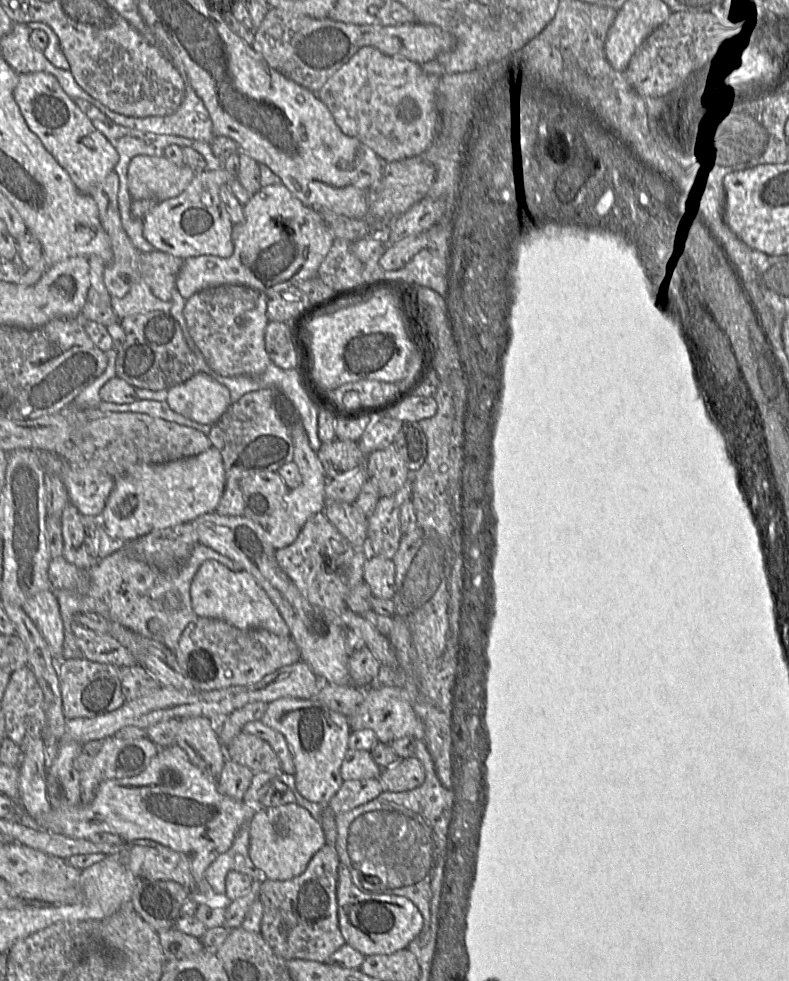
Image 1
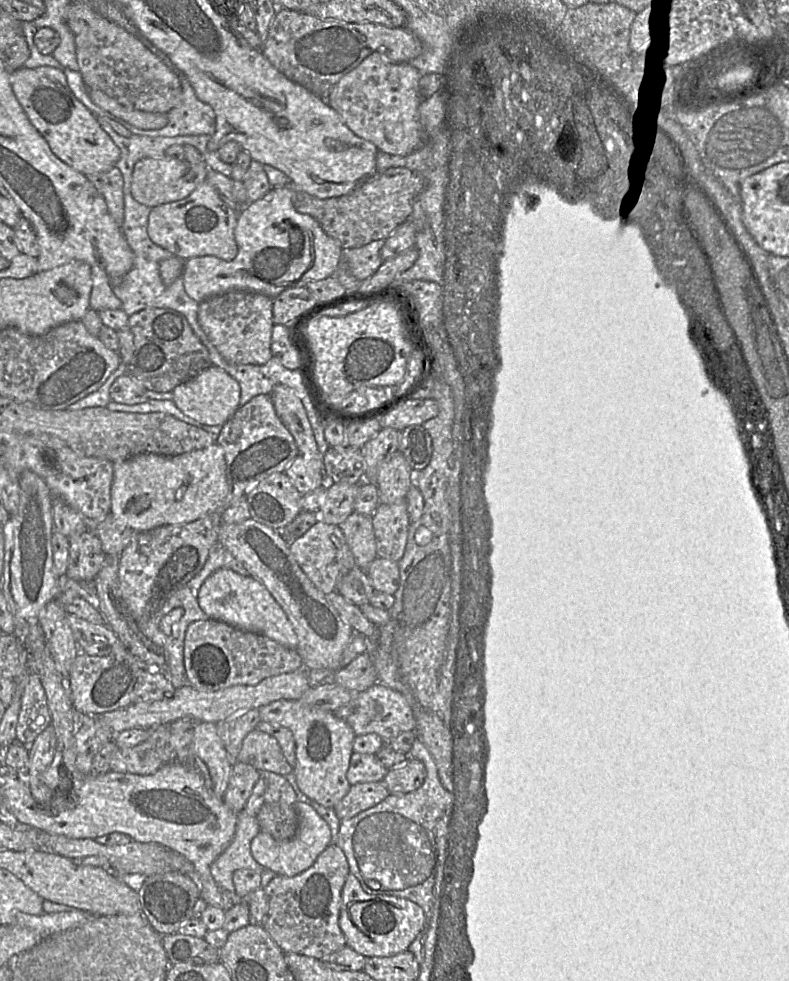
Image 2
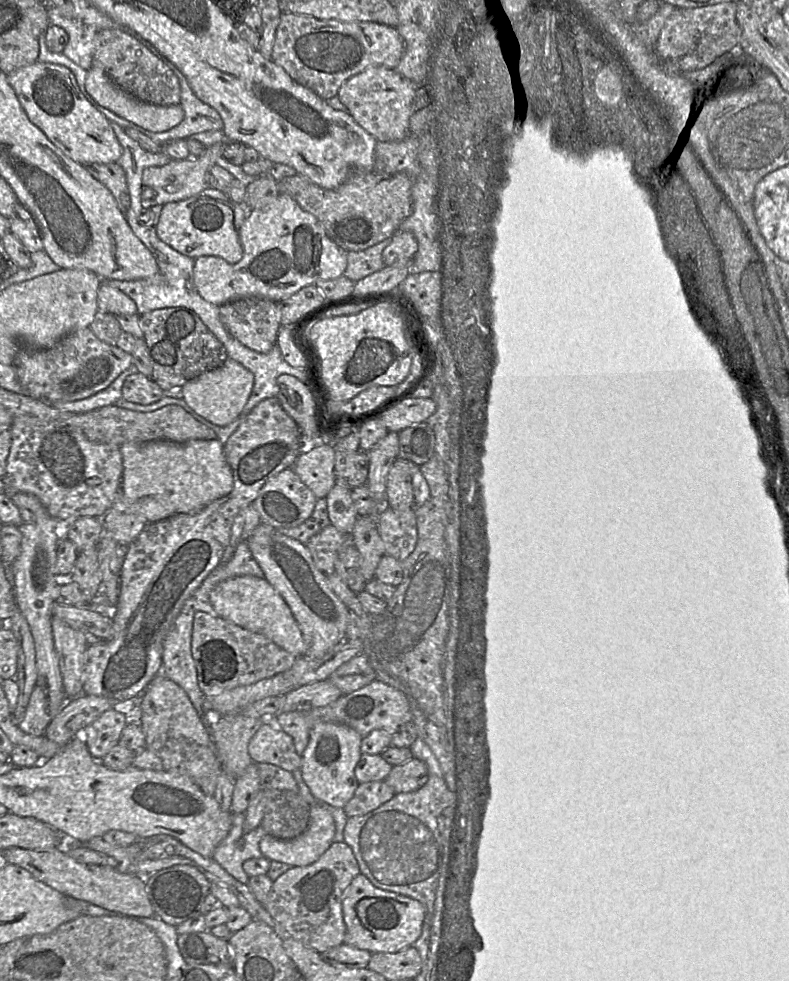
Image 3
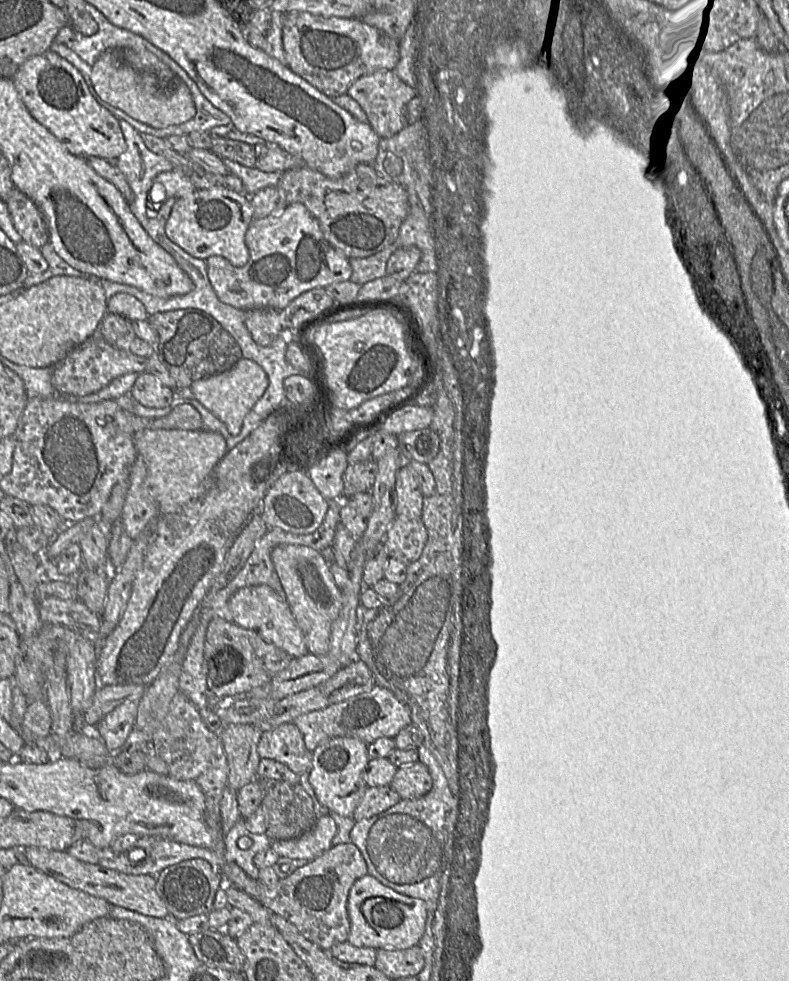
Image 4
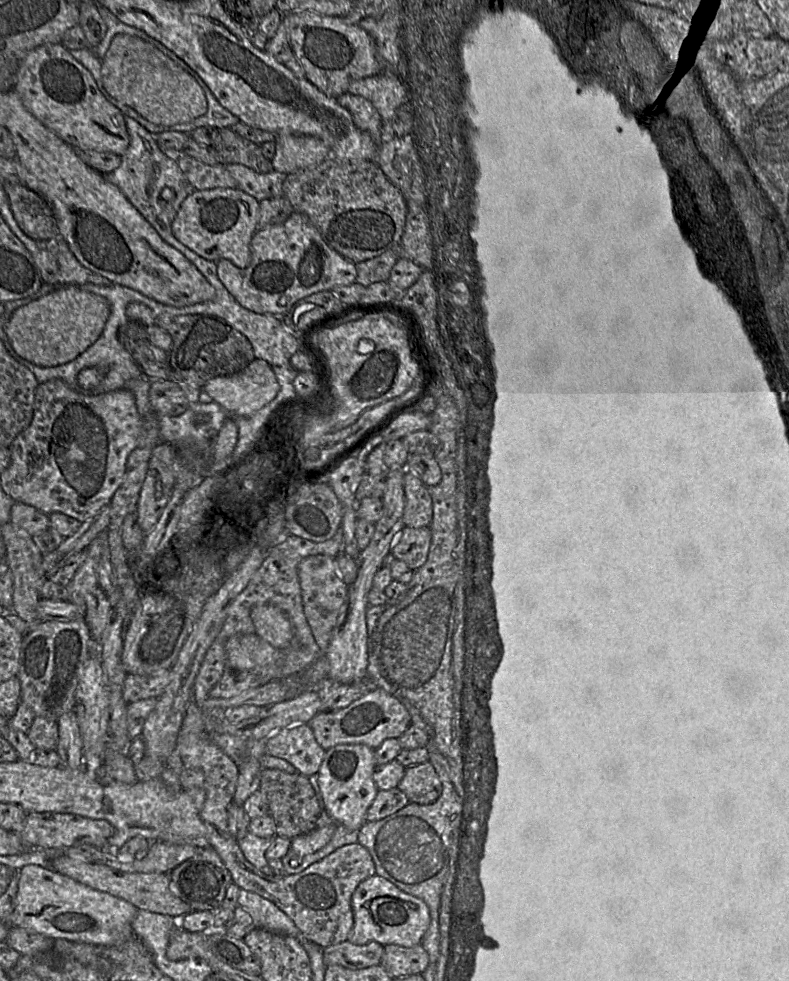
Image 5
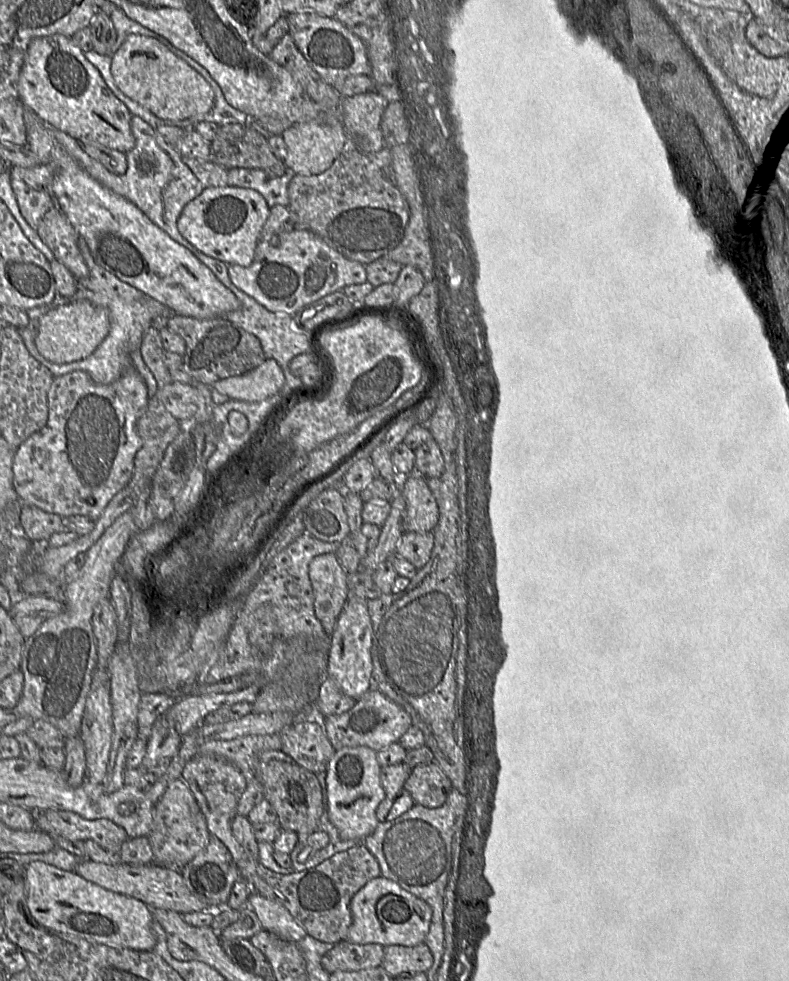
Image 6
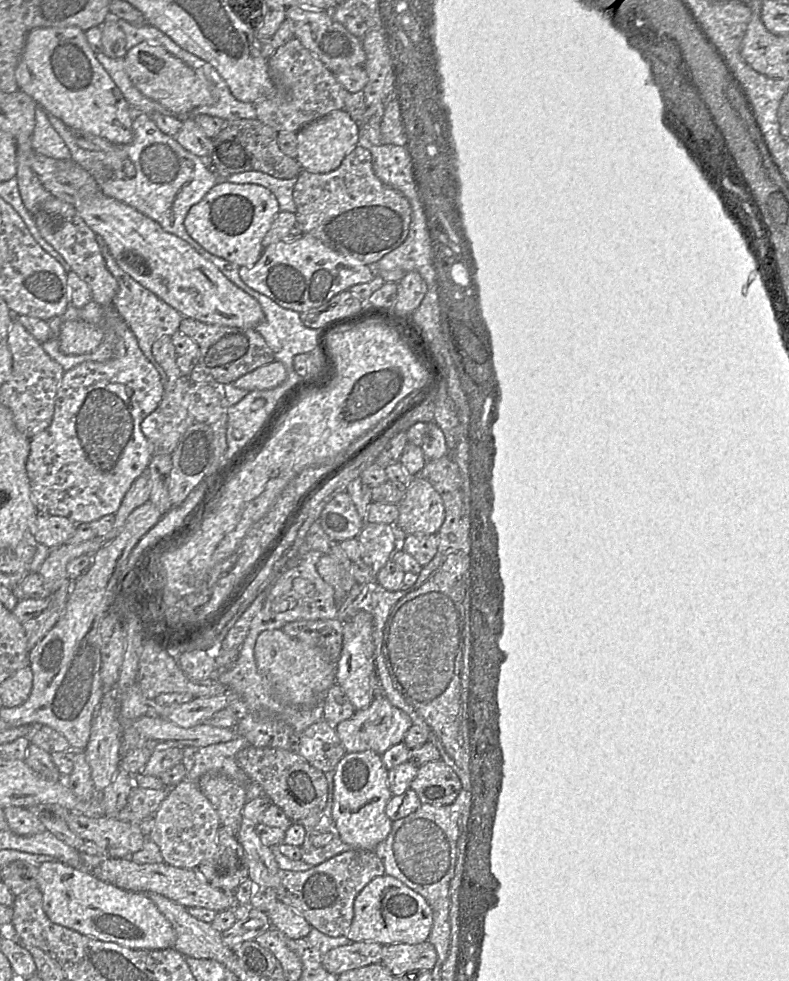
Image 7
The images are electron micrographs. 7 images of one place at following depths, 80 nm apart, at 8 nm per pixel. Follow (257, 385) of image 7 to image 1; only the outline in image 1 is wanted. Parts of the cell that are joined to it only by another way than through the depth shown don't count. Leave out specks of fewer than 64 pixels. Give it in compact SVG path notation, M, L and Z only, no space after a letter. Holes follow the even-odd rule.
M205 373L170 388L165 402L174 412L206 425L216 423L232 403L229 389Z

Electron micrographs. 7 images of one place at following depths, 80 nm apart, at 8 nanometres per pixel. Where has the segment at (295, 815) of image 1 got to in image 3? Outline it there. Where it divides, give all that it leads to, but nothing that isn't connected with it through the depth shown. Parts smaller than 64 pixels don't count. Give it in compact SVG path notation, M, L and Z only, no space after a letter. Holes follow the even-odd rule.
M312 805L307 830L292 840L278 840L265 835L259 848L262 856L270 861L291 867L309 866L316 862L333 843L335 824L332 816L319 805Z

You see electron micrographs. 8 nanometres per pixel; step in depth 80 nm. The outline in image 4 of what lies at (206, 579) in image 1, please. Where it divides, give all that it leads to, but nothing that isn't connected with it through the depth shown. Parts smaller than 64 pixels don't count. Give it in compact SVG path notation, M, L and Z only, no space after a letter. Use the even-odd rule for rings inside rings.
M267 585L247 586L237 590L228 601L233 623L257 633L263 640L285 651L292 658L310 654L302 630L284 594L277 594Z

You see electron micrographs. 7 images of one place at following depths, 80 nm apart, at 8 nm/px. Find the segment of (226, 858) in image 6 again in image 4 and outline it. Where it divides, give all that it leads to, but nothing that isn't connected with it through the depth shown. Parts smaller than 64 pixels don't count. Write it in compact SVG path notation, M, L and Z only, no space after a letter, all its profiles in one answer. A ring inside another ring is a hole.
M201 858L179 862L151 876L156 878L156 892L164 902L168 916L176 922L213 911L215 896L224 884L222 874L214 870L208 861Z

